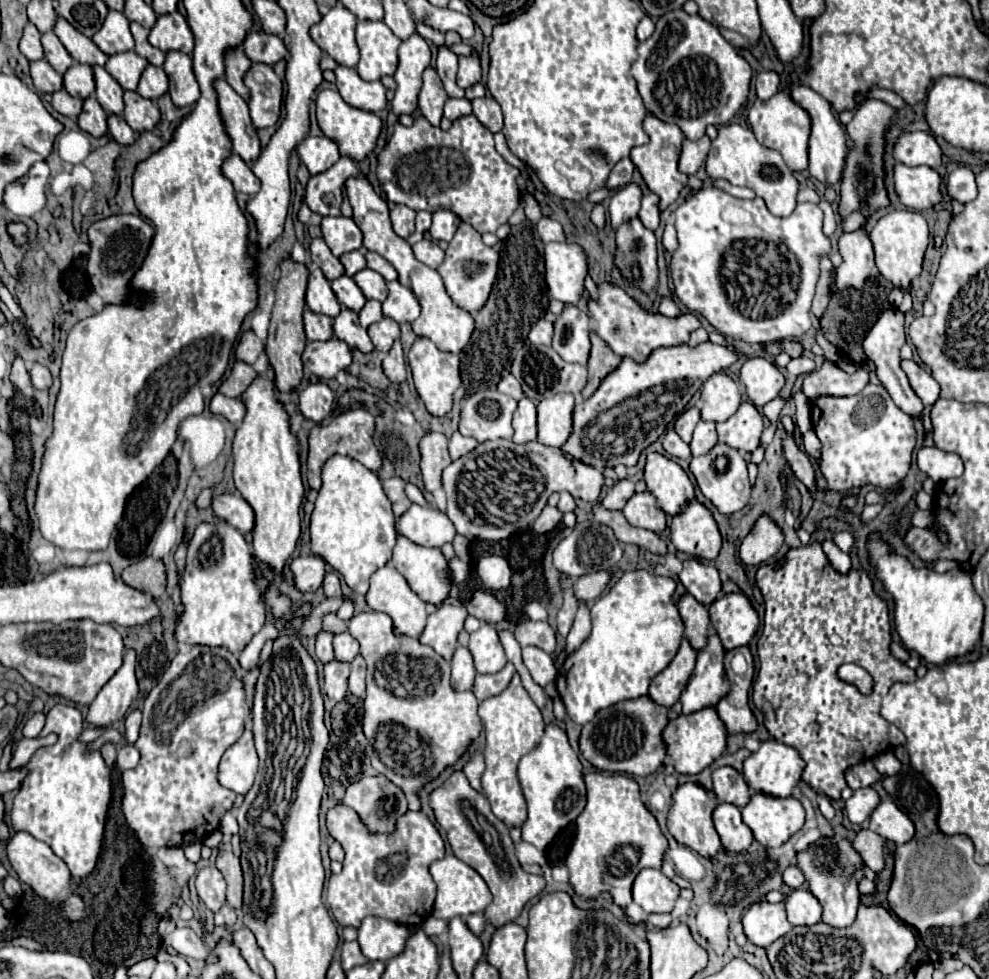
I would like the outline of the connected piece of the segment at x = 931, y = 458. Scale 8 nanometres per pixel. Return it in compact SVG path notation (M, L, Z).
M936 446L920 448L916 462L918 462L918 468L926 472L938 486L942 486L948 478L958 478L964 470L962 460L956 454L942 452Z

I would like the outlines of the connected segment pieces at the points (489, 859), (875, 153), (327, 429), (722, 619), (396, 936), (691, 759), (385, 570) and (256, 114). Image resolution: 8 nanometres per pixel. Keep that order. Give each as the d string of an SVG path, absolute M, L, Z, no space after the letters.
M454 770L440 788L430 792L428 804L434 810L436 822L444 828L454 856L472 866L488 884L494 896L484 912L488 922L498 928L518 918L524 904L544 890L544 878L526 874L522 870L516 858L516 848L510 840L510 830L492 814L486 796L468 784L462 770Z
M866 100L852 122L846 126L850 138L854 140L854 150L846 158L846 168L842 176L842 200L840 200L840 214L846 216L854 210L872 216L880 208L888 206L888 196L884 188L884 168L882 168L882 154L884 154L884 132L886 124L892 120L894 108L882 100Z
M348 410L338 414L328 426L314 426L310 430L310 452L308 452L308 484L314 490L320 490L320 470L324 466L324 462L332 456L332 454L344 454L350 458L356 458L360 464L364 464L368 470L378 472L378 468L382 466L382 454L374 444L374 416L366 410Z
M724 594L710 606L710 624L722 640L724 650L746 646L758 630L758 614L750 600L740 594Z
M374 916L364 918L362 926L358 928L358 944L362 954L368 960L380 962L388 962L390 958L398 956L404 950L408 936L408 926Z
M704 708L704 710L694 712L690 716L682 714L676 720L670 720L662 732L662 740L666 744L666 750L674 760L674 770L678 774L690 774L690 776L702 772L718 756L722 756L722 752L726 748L726 738L728 738L726 728L714 708Z
M386 564L382 568L378 568L372 578L370 578L370 590L366 594L366 602L372 610L376 612L384 612L392 618L394 622L394 628L398 634L406 634L410 638L418 638L426 626L426 604L412 592L412 588L408 586L406 578L392 566L392 564Z
M252 64L244 76L244 84L250 90L250 118L256 128L274 126L280 118L282 104L282 80L268 64Z

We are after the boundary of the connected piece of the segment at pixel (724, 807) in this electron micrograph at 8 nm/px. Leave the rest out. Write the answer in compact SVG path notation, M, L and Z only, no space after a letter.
M718 804L714 810L714 826L716 832L720 834L722 846L728 852L744 852L754 836L752 830L742 822L740 810L734 804Z

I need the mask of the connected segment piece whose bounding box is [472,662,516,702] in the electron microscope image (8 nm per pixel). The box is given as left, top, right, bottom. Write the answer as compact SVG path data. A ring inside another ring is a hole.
M508 662L500 672L496 672L496 674L476 674L476 682L474 682L474 688L472 688L472 692L476 694L476 698L482 702L482 700L486 700L486 698L490 698L490 696L496 696L496 694L500 694L508 684L510 684L510 678L512 678L512 674L516 672L516 668L514 668L514 664L512 662Z

